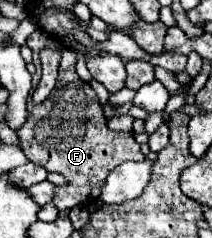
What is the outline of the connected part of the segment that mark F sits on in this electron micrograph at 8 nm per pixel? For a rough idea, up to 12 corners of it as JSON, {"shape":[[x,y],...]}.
{"shape":[[60,74],[16,134],[68,178],[58,210],[98,200],[110,170],[144,160],[108,128],[96,92]]}

